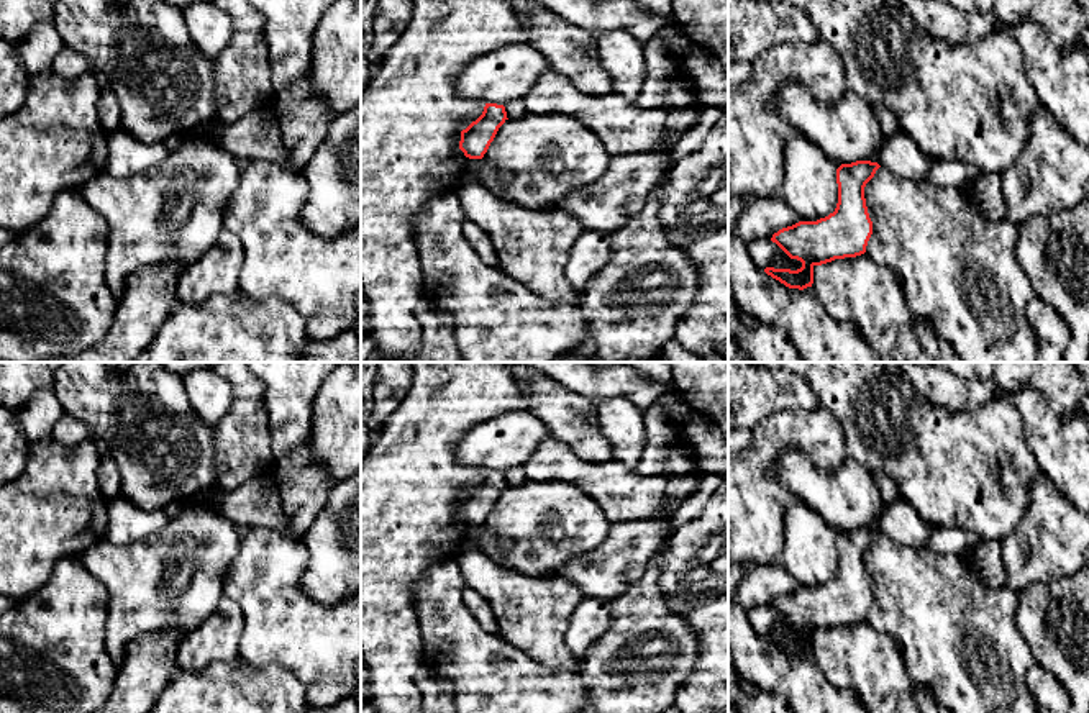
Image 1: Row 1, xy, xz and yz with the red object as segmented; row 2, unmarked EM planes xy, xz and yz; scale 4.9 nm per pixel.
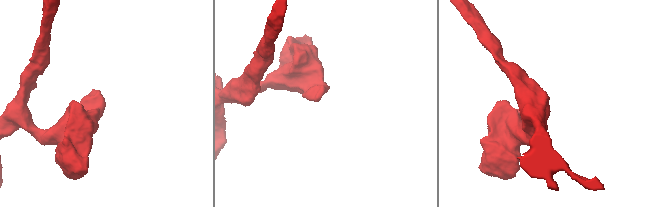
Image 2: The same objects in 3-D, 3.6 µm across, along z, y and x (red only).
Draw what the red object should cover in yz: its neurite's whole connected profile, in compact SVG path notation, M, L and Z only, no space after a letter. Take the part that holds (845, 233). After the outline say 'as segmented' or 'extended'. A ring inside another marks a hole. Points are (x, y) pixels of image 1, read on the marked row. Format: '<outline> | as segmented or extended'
M897 131L884 141L879 161L856 161L836 169L838 203L833 213L817 221L799 221L772 234L791 259L802 262L797 270L766 267L764 272L789 288L804 290L813 284L813 267L835 259L866 252L873 234L864 187L879 167L894 175L922 180L933 164L910 136Z | extended

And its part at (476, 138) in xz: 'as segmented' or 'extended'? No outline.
extended

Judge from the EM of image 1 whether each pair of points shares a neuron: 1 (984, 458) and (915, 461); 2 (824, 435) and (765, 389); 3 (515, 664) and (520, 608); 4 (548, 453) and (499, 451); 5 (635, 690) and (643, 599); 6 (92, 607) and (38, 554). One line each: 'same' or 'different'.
1: same
2: different
3: different
4: different
5: same
6: different

